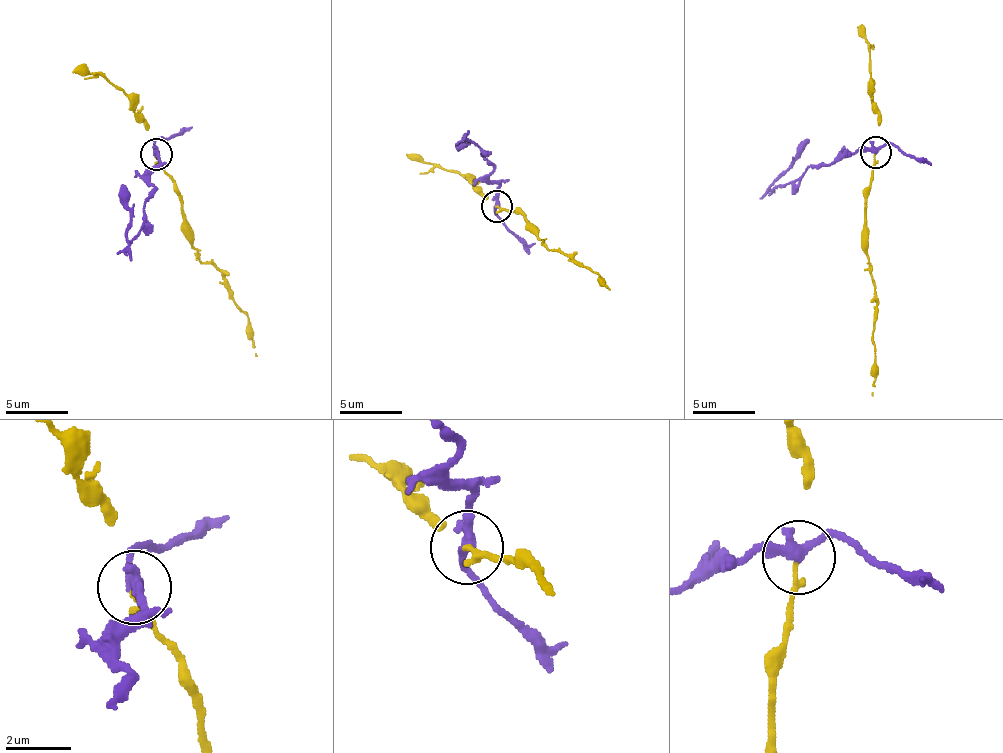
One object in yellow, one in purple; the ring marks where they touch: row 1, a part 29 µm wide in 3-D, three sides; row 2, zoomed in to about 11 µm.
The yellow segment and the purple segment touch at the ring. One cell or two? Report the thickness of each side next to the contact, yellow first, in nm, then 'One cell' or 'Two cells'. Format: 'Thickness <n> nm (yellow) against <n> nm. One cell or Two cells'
Thickness 180 nm (yellow) against 320 nm. Two cells

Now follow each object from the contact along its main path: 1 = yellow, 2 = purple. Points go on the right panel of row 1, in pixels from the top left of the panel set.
1: (876, 154), (865, 198), (866, 257), (877, 299), (872, 335), (876, 352), (873, 396)
2: (876, 151), (854, 149), (841, 158), (806, 169), (787, 182), (774, 183), (808, 139)

